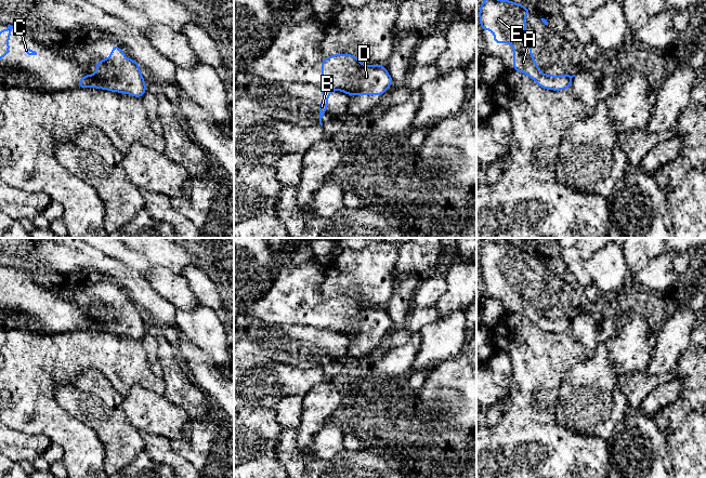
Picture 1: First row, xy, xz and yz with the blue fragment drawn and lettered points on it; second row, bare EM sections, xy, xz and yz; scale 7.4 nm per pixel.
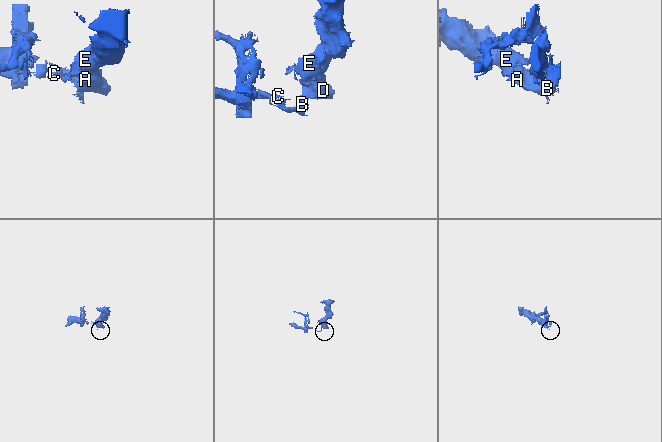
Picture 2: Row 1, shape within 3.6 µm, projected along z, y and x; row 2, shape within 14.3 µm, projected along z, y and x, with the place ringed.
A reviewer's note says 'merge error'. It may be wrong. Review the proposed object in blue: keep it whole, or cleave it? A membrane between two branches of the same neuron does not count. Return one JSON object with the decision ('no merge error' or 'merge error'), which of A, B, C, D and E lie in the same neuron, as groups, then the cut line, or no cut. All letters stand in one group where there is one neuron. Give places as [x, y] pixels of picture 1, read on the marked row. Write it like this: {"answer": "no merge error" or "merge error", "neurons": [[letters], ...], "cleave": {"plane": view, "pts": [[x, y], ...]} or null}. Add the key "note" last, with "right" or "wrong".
{"answer": "merge error", "neurons": [["A", "D", "E"], ["B", "C"]], "cleave": {"plane": "xz", "pts": [[322, 85], [331, 89]]}, "note": "right"}

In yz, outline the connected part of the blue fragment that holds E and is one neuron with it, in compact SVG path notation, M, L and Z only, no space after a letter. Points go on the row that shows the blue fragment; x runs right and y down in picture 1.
M484 0L479 12L482 30L494 31L495 43L513 44L513 69L530 76L539 87L560 91L570 89L573 76L542 75L532 57L531 39L526 32L525 16L531 11L510 0Z

